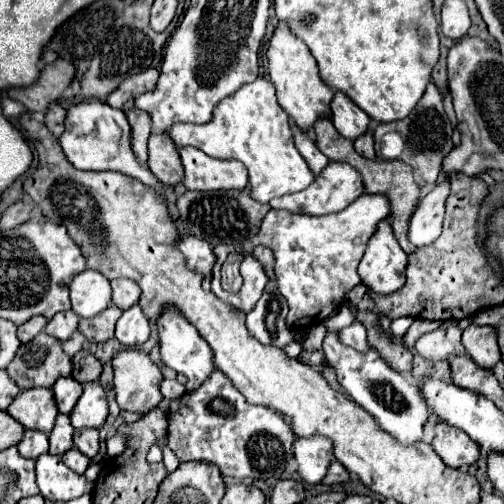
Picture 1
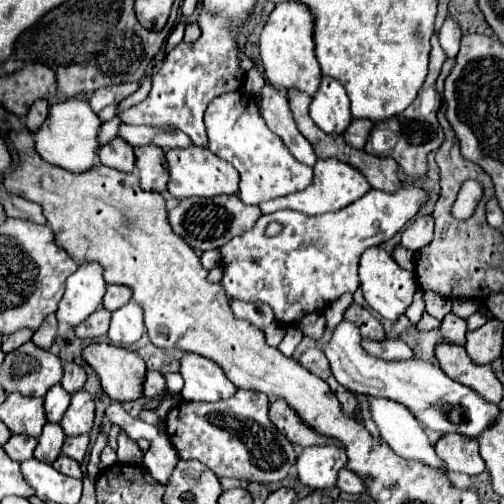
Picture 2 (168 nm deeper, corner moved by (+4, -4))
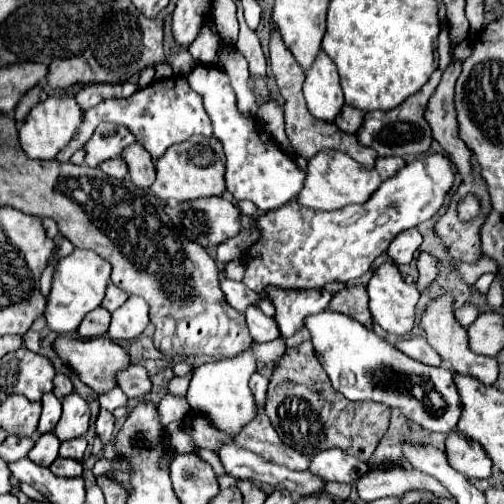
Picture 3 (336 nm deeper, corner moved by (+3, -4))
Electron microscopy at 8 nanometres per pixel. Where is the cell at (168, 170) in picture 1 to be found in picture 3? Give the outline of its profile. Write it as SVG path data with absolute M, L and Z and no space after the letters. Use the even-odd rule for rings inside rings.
M129 144L121 152L121 158L125 160L125 164L129 168L129 176L137 188L149 188L153 184L155 162L149 156L149 152L145 152L145 148L141 148L141 144Z

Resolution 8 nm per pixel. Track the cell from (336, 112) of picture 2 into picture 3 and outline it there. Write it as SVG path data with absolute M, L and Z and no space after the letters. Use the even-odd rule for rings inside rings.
M319 50L317 60L309 66L305 76L307 78L303 82L303 94L309 112L319 120L333 122L341 106L345 104L337 66L325 56L323 50Z

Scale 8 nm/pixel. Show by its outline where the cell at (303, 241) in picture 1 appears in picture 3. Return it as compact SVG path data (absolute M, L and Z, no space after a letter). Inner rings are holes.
M427 152L413 162L407 162L395 176L387 178L365 204L319 212L293 200L277 210L261 214L255 222L261 238L249 248L243 284L267 298L265 288L269 284L301 290L323 288L331 280L351 282L363 276L399 232L437 214L455 182L455 172L447 154Z

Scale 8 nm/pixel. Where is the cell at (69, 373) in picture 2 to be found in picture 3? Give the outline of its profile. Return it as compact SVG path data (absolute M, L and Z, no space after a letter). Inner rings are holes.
M59 374L59 376L55 376L55 388L53 388L53 394L59 398L59 400L63 400L67 394L71 394L73 392L73 384L71 384L71 380L65 376L65 374Z

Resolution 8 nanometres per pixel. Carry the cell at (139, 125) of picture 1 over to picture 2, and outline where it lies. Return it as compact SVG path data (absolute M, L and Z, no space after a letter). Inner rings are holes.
M120 136L112 138L108 144L102 146L100 162L104 166L116 168L120 172L134 172L136 170L134 148L130 144L124 144L124 140L120 140Z

